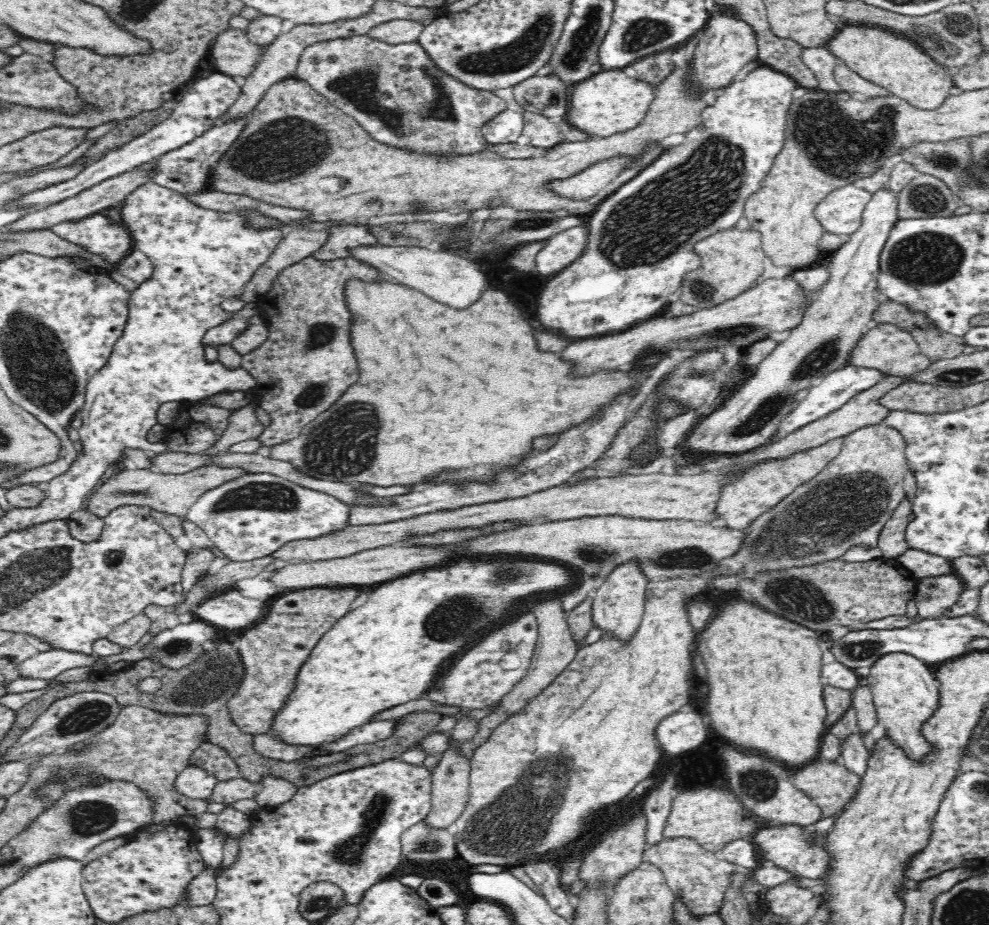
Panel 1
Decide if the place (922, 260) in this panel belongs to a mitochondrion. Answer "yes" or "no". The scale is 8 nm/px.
yes

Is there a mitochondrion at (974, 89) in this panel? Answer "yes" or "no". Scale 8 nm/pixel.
no

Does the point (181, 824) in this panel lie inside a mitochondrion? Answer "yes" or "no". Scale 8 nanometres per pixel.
no

